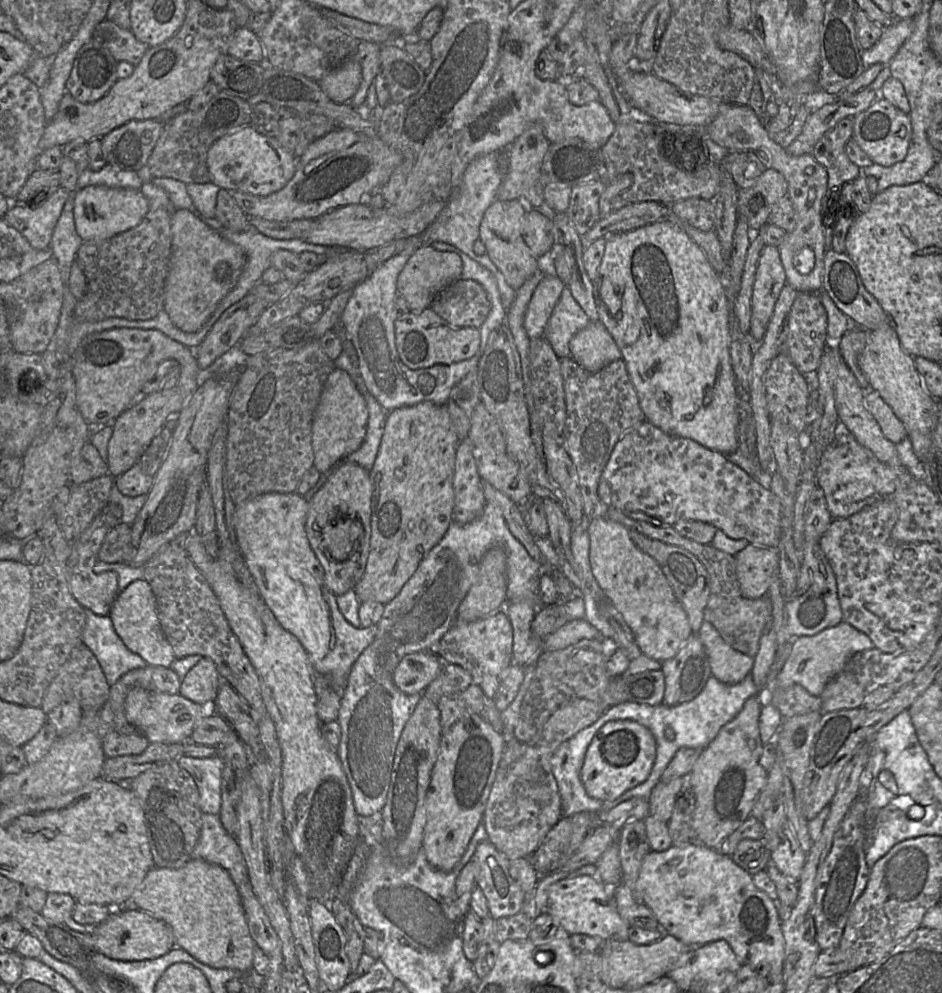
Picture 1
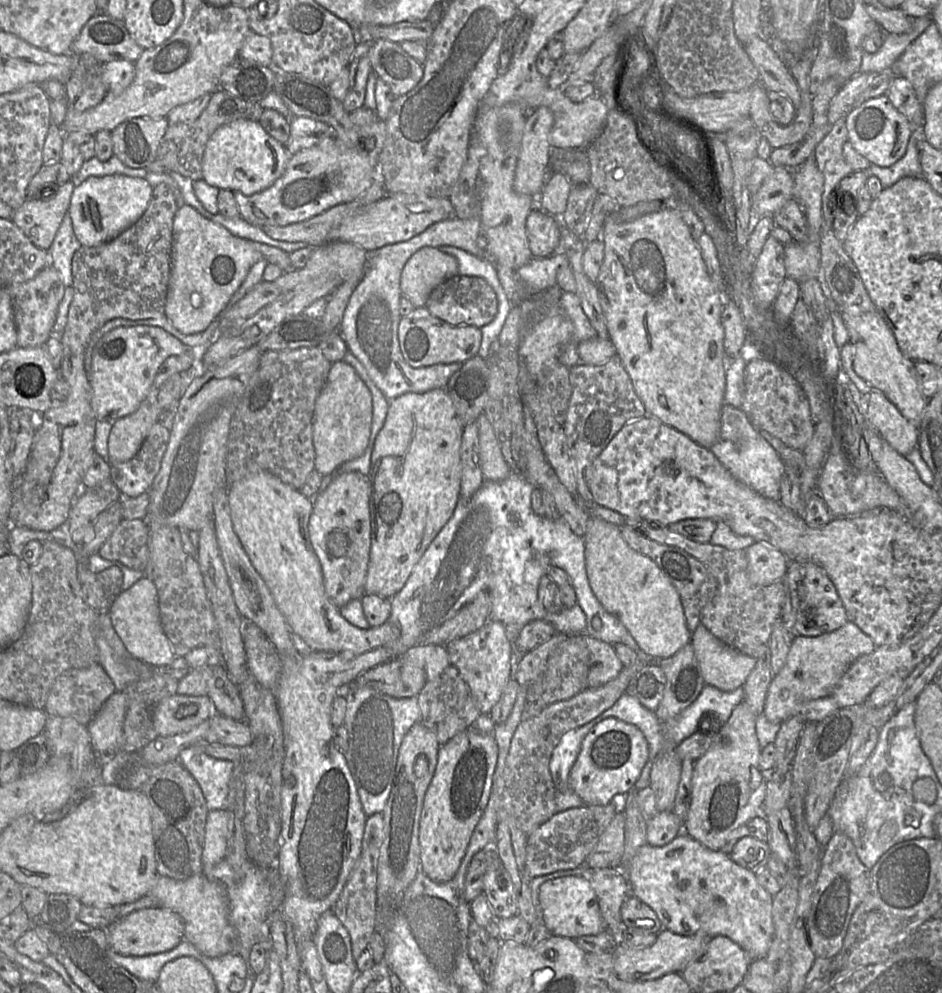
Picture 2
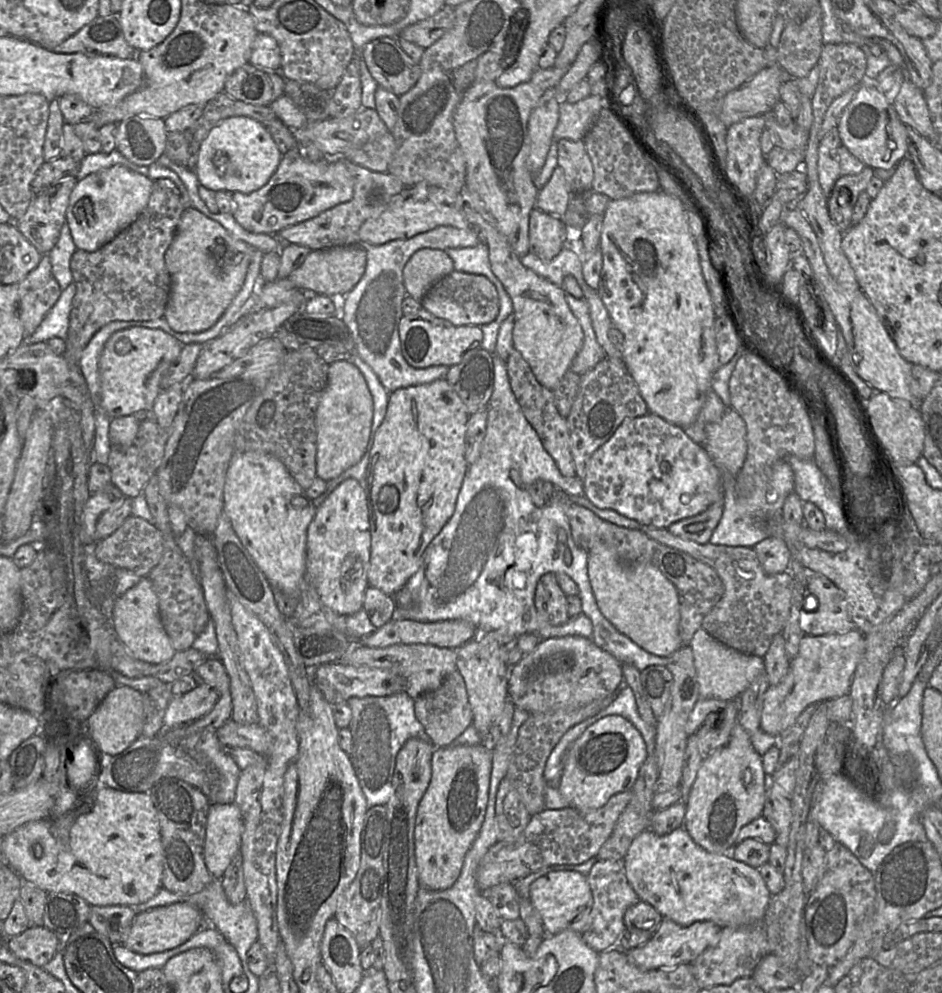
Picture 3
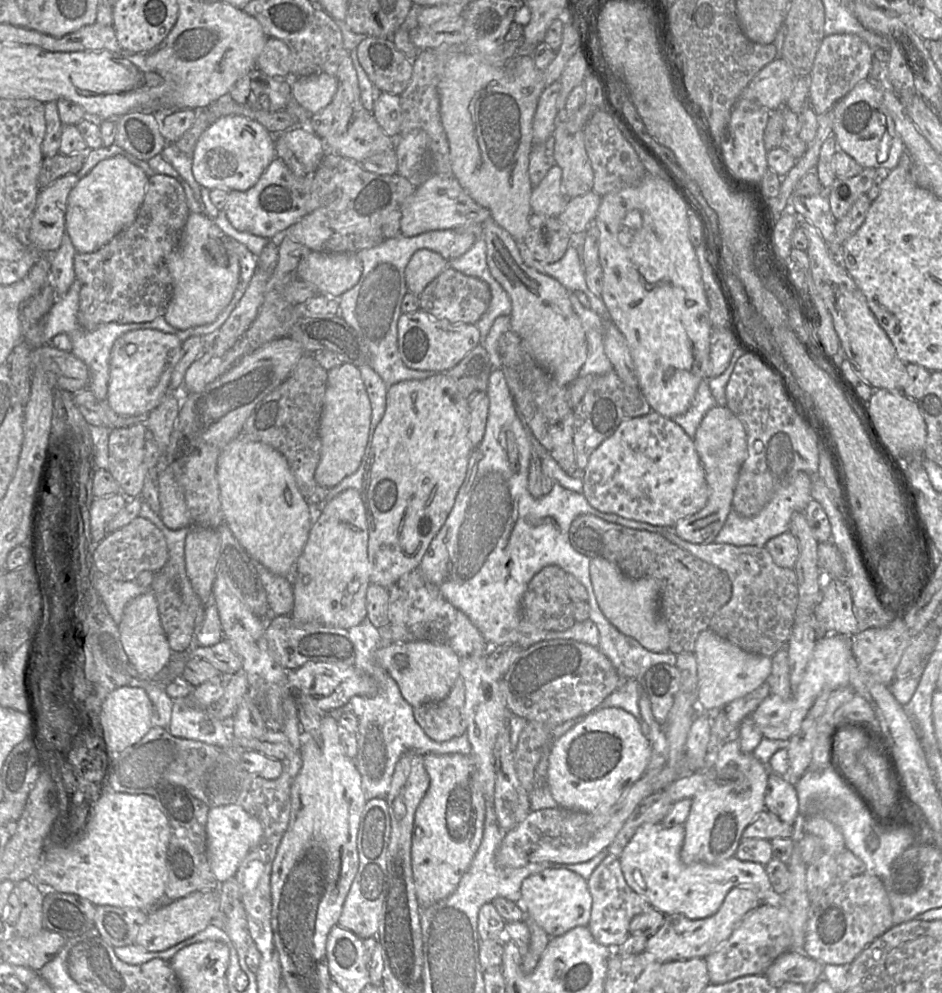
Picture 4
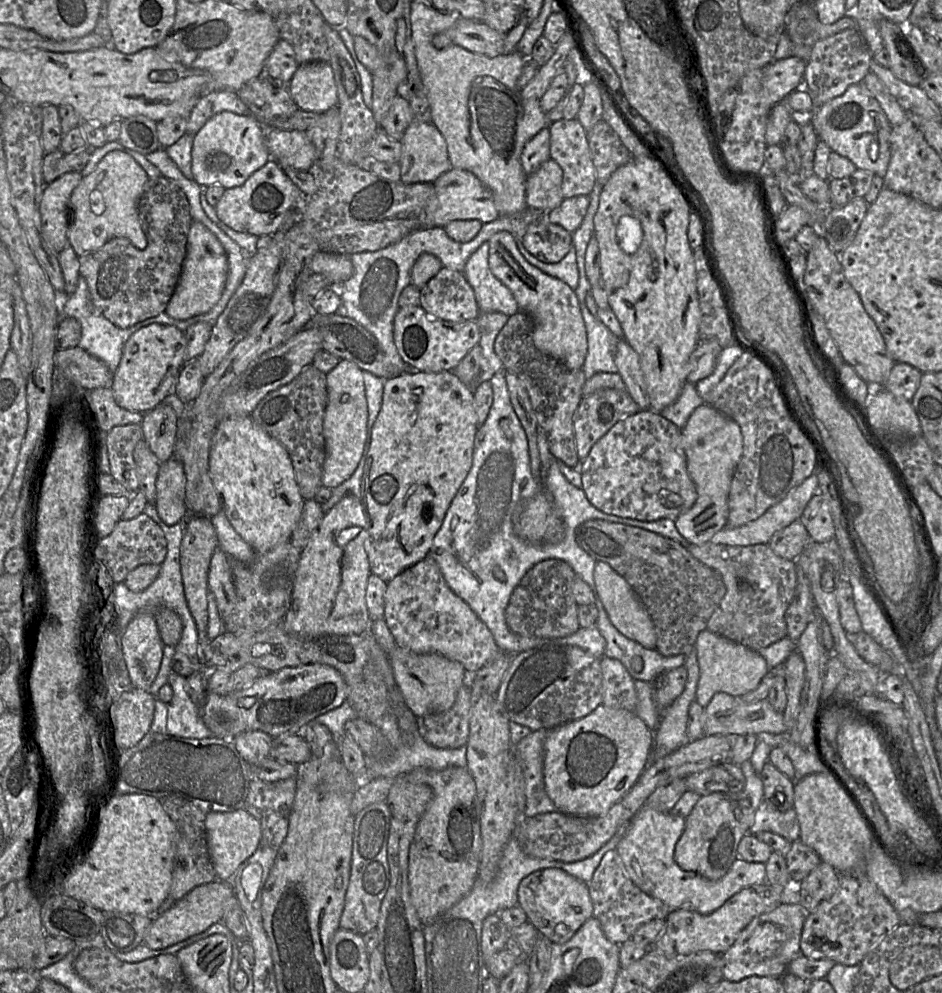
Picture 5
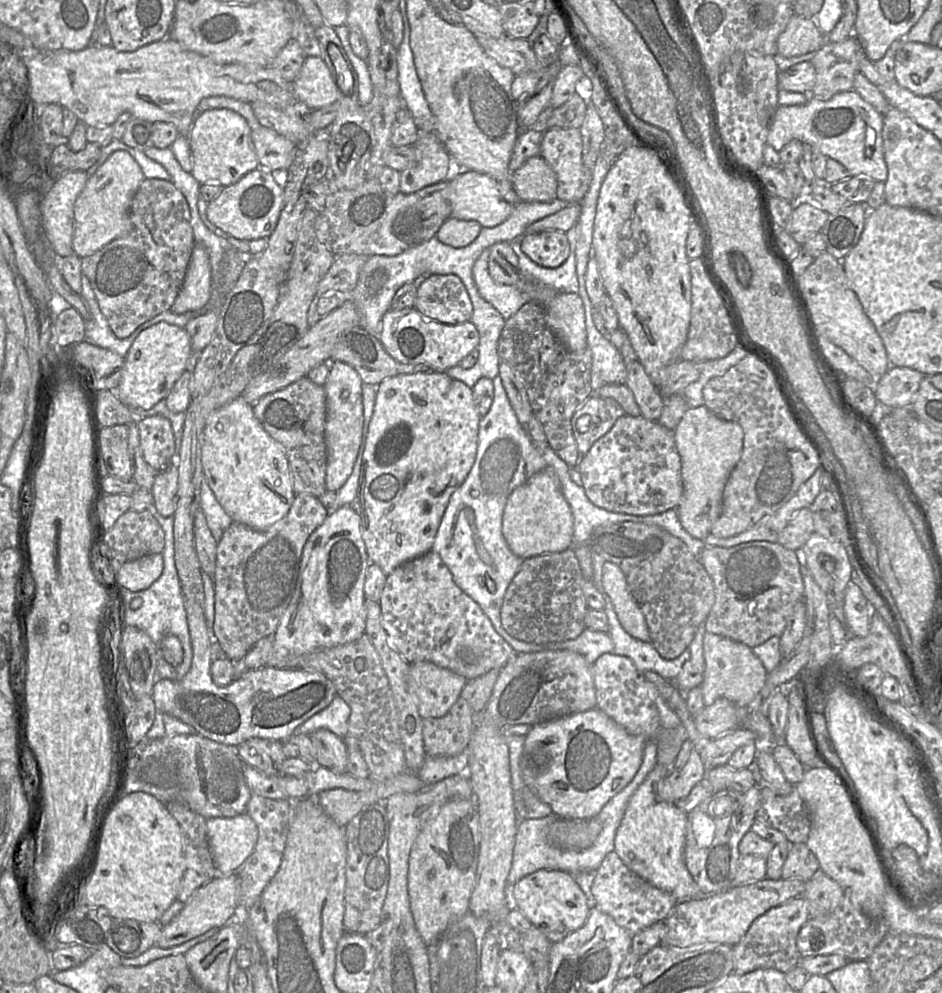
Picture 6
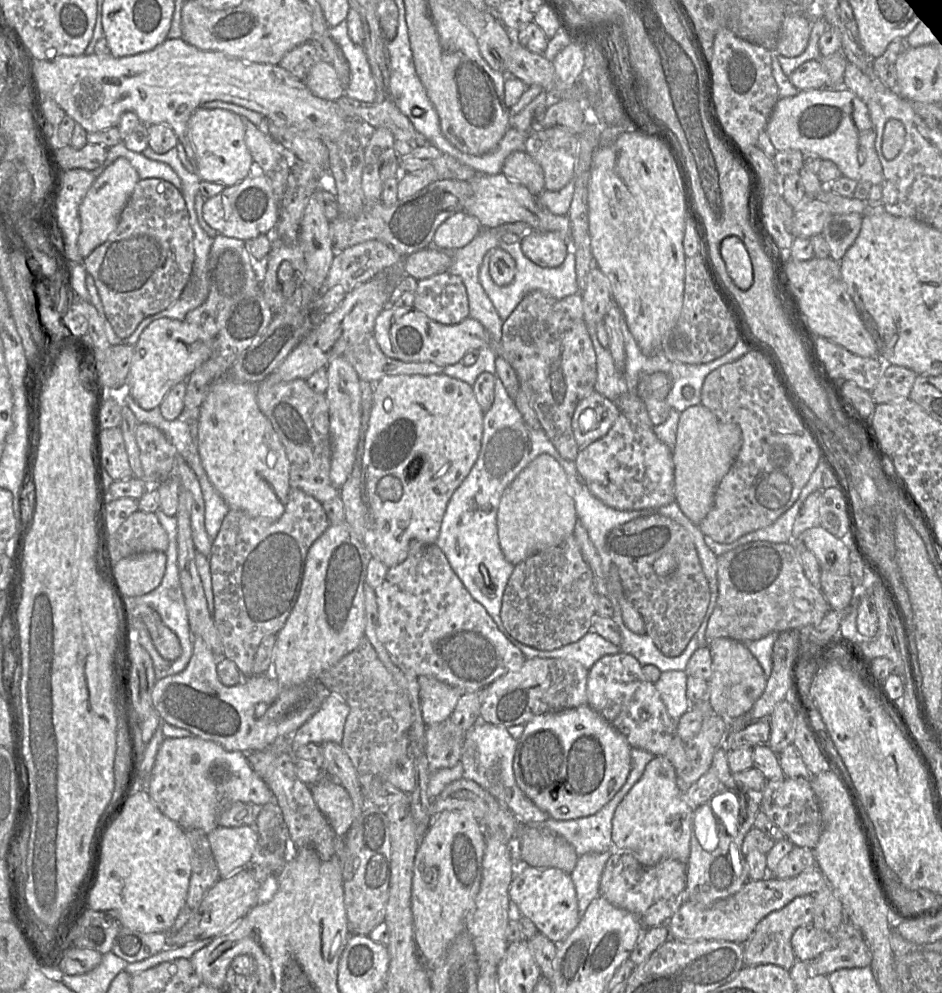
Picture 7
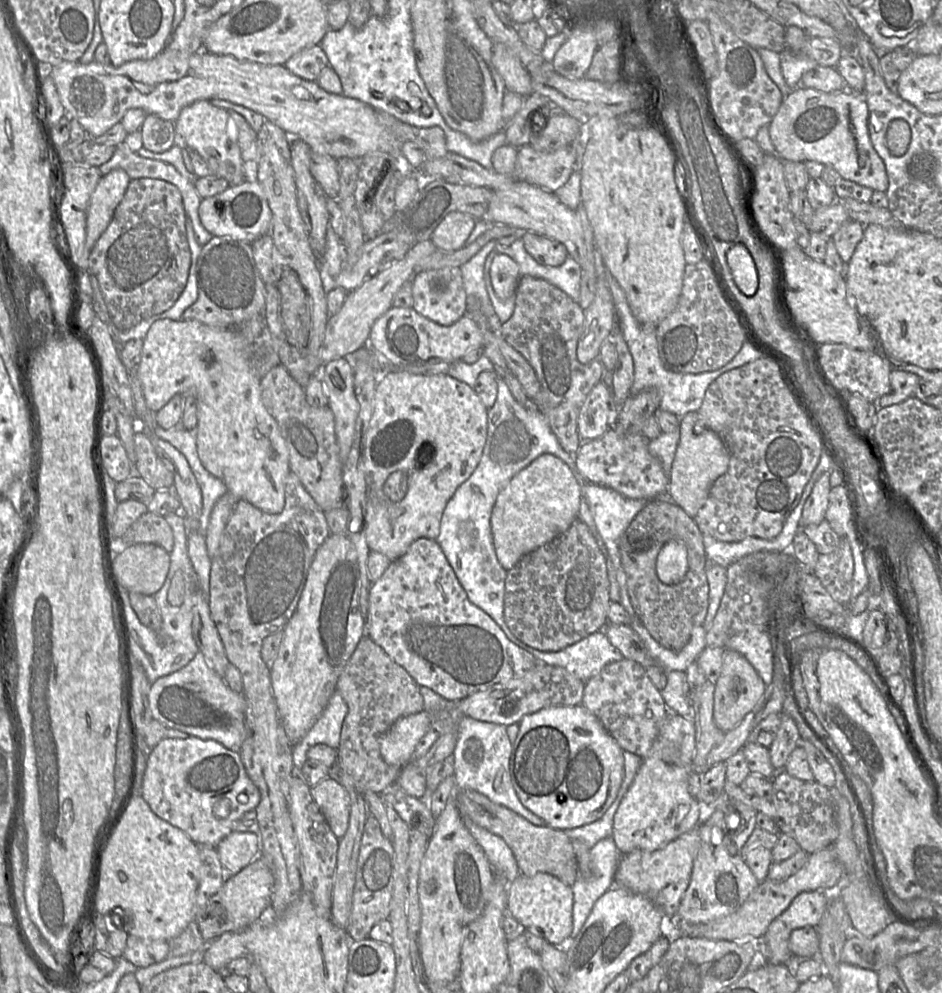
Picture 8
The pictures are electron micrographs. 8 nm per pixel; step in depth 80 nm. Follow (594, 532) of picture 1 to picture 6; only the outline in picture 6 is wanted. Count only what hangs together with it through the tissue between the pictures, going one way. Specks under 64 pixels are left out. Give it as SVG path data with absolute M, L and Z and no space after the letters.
M604 563L602 587L622 628L635 639L651 642L645 617L629 591L624 574L614 563Z

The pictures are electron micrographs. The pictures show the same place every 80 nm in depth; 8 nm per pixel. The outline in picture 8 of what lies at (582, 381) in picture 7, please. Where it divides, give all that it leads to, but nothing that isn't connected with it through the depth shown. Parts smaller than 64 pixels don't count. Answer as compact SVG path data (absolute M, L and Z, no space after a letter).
M525 275L518 282L514 312L500 329L500 336L526 359L541 385L531 407L545 416L562 448L573 455L582 442L577 430L580 408L606 371L599 359L587 364L577 359L584 320L584 310L564 291L542 278Z

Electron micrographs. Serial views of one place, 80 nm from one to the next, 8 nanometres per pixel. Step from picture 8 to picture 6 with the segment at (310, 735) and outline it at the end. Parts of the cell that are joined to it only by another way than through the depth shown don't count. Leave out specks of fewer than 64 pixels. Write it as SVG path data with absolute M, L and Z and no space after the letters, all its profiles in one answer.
M336 695L326 708L300 725L296 733L309 736L323 728L342 739L347 733L350 710L349 705L339 695Z

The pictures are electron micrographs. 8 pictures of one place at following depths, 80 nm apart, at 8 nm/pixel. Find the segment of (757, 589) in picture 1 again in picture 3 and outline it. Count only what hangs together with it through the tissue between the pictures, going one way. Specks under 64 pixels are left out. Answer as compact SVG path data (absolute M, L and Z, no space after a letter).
M768 537L757 543L753 549L766 573L779 574L788 570L792 556L783 539Z

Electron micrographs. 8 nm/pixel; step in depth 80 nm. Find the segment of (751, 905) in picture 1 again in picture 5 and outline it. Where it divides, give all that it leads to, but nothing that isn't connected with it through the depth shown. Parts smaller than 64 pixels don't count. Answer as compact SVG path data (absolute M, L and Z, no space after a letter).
M642 806L627 824L627 830L615 849L623 862L629 878L644 893L662 901L671 910L688 909L706 915L718 909L726 900L741 889L767 882L764 863L748 862L741 858L737 858L728 872L718 880L709 880L695 872L681 869L675 862L674 852L684 827L685 818L645 806Z

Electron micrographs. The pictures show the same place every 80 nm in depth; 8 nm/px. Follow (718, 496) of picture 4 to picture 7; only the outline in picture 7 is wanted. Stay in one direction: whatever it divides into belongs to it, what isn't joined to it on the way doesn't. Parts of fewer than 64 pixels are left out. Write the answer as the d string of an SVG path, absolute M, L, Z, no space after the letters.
M699 404L680 413L673 448L675 502L693 524L699 525L711 510L715 490L730 470L741 446L739 425L722 422L705 406Z

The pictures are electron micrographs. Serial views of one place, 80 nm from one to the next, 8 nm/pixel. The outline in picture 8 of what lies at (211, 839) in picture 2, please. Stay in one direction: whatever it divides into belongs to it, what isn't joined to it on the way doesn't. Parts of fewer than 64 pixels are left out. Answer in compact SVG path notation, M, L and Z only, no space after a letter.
M232 831L216 846L226 877L235 875L259 856L260 840L251 832Z

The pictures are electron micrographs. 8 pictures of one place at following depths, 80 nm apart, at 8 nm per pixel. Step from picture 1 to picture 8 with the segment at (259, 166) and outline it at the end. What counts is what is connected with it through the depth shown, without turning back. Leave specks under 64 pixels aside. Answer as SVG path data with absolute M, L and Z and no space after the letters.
M198 100L185 106L174 122L174 144L181 149L196 151L216 178L225 179L230 186L244 181L257 181L257 163L244 162L237 142L237 132L228 111L218 108L209 100Z

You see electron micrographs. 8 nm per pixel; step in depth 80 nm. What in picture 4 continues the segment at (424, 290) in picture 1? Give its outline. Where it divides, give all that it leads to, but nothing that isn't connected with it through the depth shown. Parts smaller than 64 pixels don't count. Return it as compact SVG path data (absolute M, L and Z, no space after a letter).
M428 249L416 251L405 268L408 291L419 297L427 285L447 267L449 267L449 261L439 253Z

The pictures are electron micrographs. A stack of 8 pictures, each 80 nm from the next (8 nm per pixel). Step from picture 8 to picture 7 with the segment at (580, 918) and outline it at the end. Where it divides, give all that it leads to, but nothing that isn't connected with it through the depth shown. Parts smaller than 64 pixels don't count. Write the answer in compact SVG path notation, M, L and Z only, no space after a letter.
M611 851L586 853L578 857L571 879L575 886L578 913L582 918L594 898L599 896L600 879Z

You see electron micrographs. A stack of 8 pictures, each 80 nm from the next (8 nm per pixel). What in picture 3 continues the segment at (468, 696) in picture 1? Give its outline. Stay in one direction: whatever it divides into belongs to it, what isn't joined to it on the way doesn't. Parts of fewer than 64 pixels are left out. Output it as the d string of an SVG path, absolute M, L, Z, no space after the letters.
M458 670L447 675L439 688L418 696L415 699L414 710L416 718L436 748L451 745L473 721L465 682Z

